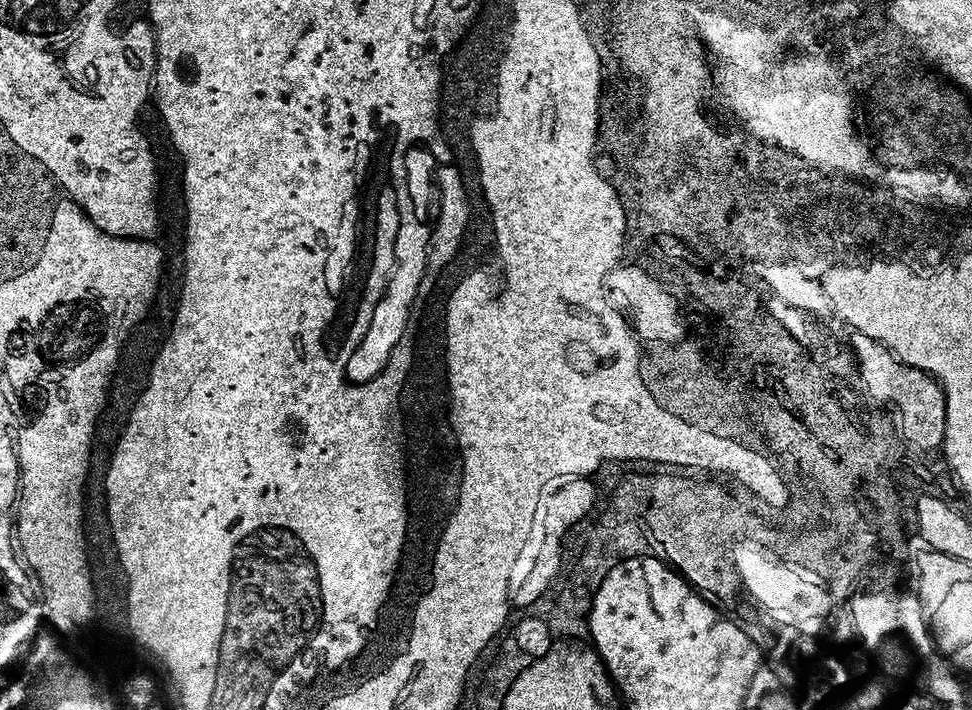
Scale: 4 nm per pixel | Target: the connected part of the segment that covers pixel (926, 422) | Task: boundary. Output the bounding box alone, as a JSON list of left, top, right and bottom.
[850,331,947,442]

